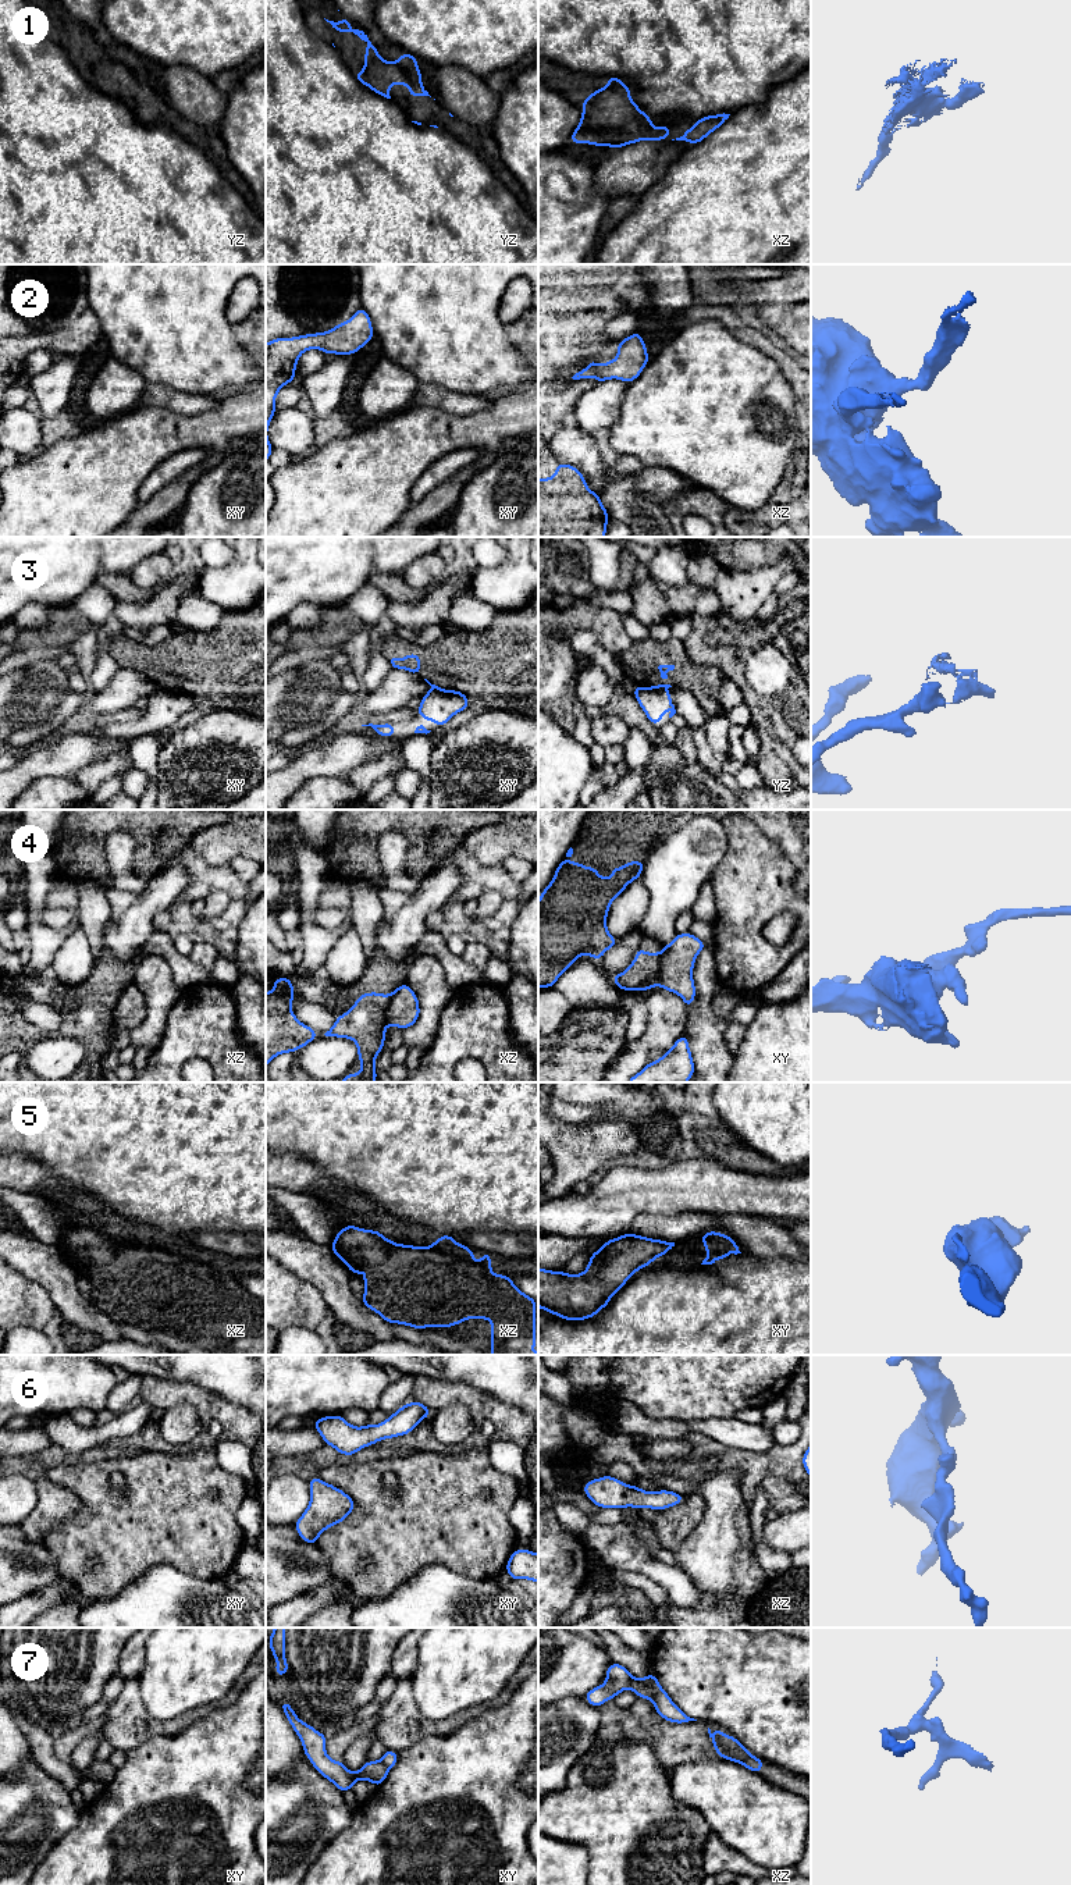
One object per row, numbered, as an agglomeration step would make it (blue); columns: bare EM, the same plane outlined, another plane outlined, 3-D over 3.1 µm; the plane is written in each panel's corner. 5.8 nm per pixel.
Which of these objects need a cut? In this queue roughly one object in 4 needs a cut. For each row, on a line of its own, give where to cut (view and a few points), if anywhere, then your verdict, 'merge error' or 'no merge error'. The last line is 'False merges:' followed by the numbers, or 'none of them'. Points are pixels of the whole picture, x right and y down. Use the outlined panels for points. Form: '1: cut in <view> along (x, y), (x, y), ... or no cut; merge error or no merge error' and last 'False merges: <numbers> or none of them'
1: cut in xz along (622, 84), (604, 88), (583, 107); merge error
2: no cut; no merge error
3: cut in yz along (653, 686), (666, 690); merge error
4: cut in xy along (662, 953), (657, 984); merge error
5: no cut; no merge error
6: no cut; no merge error
7: cut in xz along (640, 1679), (653, 1690), (654, 1700); merge error
False merges: 1, 3, 4, 7

